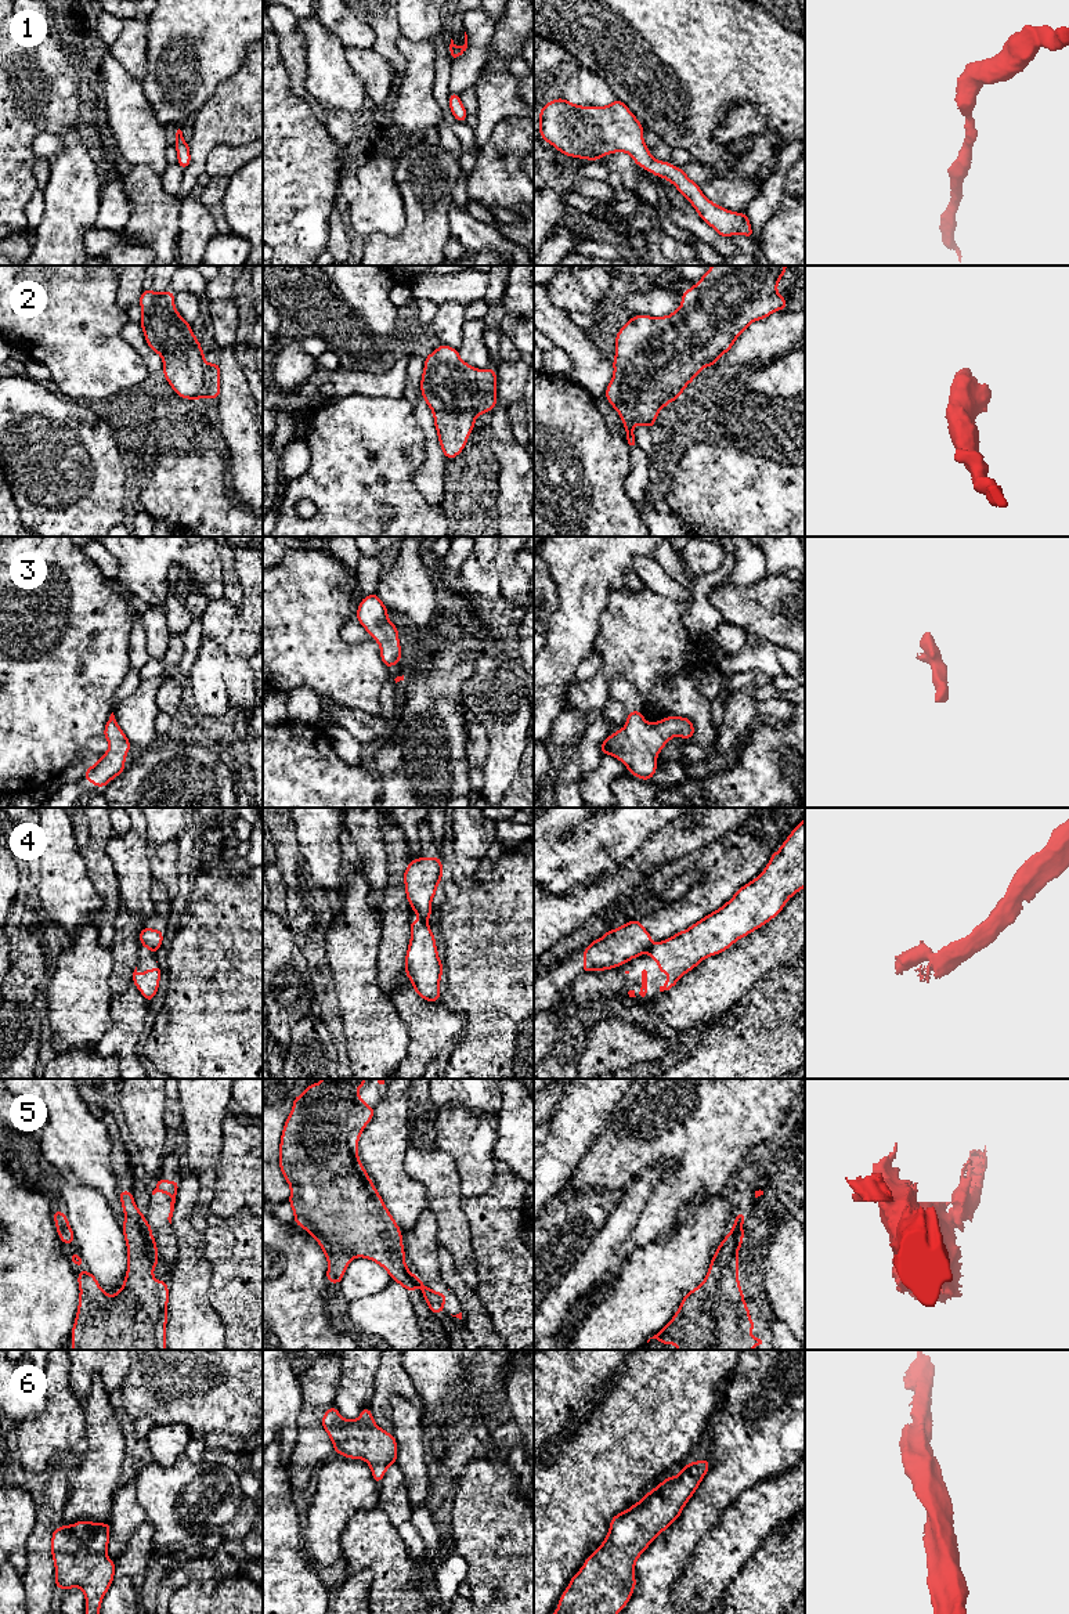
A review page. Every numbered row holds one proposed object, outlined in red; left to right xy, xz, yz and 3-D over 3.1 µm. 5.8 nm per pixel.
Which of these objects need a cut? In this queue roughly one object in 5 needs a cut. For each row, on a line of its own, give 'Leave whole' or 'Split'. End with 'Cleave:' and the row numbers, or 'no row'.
1: Leave whole
2: Leave whole
3: Leave whole
4: Split
5: Split
6: Leave whole
Cleave: 4, 5

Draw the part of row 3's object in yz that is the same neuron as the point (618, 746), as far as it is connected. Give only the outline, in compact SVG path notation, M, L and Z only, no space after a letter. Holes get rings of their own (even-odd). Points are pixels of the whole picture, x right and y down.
M640 711L628 712L626 725L607 737L602 744L602 755L620 759L628 770L642 779L653 779L657 755L673 737L691 739L694 726L689 718L668 716L658 722L646 722Z

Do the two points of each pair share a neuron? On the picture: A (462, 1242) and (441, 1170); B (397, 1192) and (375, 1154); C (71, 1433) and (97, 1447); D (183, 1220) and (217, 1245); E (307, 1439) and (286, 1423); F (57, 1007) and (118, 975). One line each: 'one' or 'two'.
A: one
B: one
C: two
D: two
E: two
F: two

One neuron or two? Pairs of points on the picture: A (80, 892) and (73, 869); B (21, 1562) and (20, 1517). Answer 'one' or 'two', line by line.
A: one
B: one

